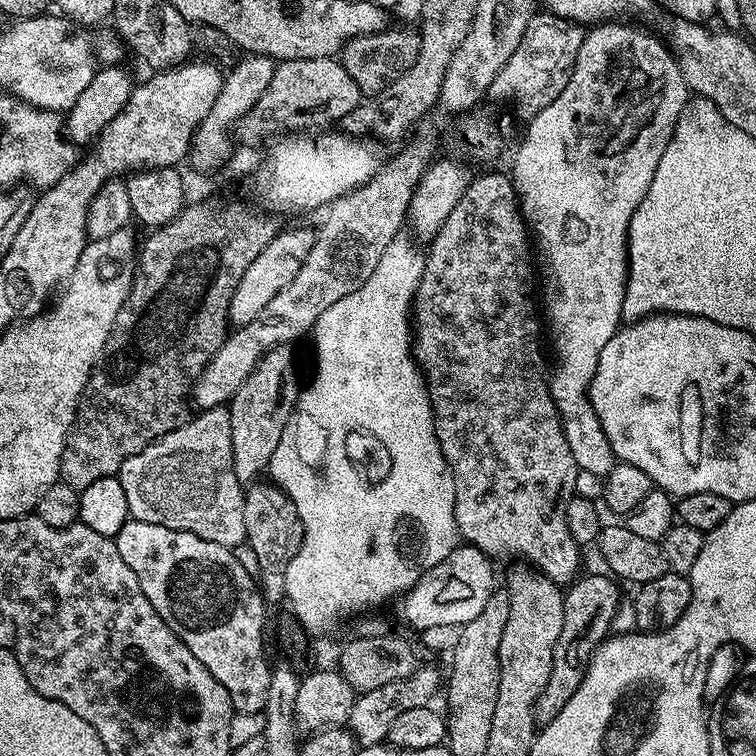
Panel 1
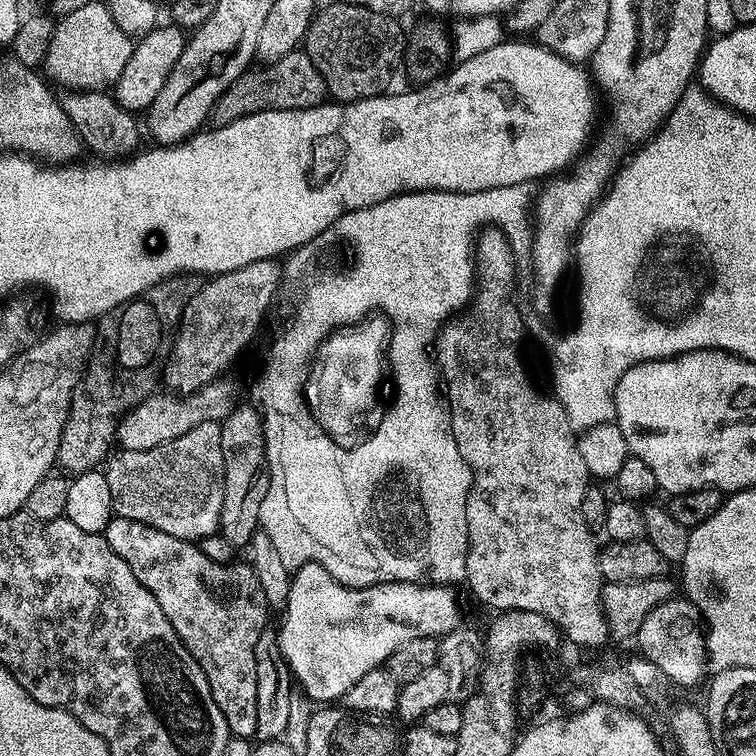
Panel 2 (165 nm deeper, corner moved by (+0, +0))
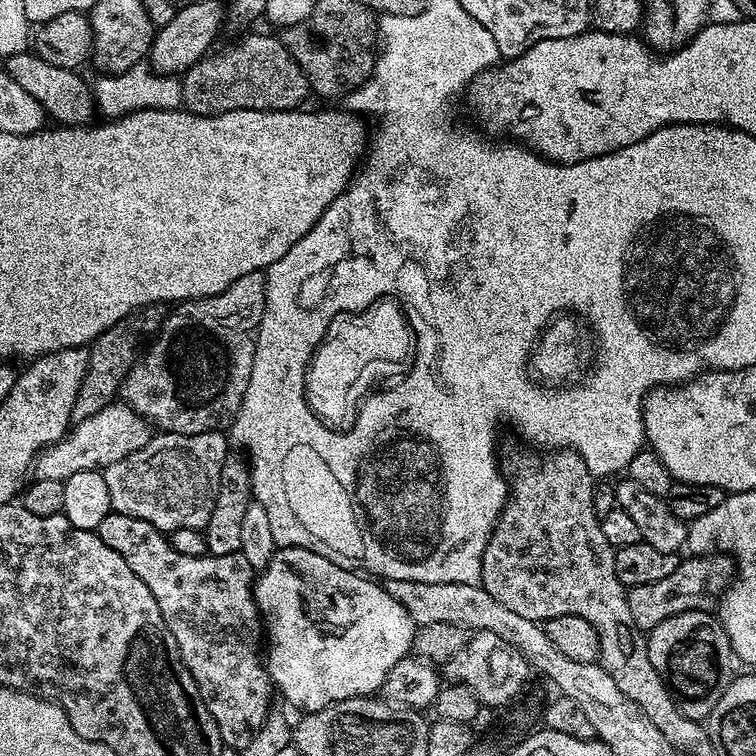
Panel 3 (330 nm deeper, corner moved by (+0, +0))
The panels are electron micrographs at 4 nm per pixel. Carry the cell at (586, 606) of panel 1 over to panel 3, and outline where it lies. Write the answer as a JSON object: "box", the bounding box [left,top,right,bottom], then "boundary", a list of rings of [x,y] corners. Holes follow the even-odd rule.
{"box":[627,554,733,634],"boundary":[[[724,554],[715,555],[713,558],[681,559],[674,574],[669,574],[667,578],[646,586],[627,589],[630,614],[634,614],[634,622],[640,631],[647,634],[654,626],[658,626],[658,622],[666,622],[666,618],[674,618],[674,614],[701,611],[711,602],[712,596],[714,600],[723,593],[733,575],[733,561]]]}

